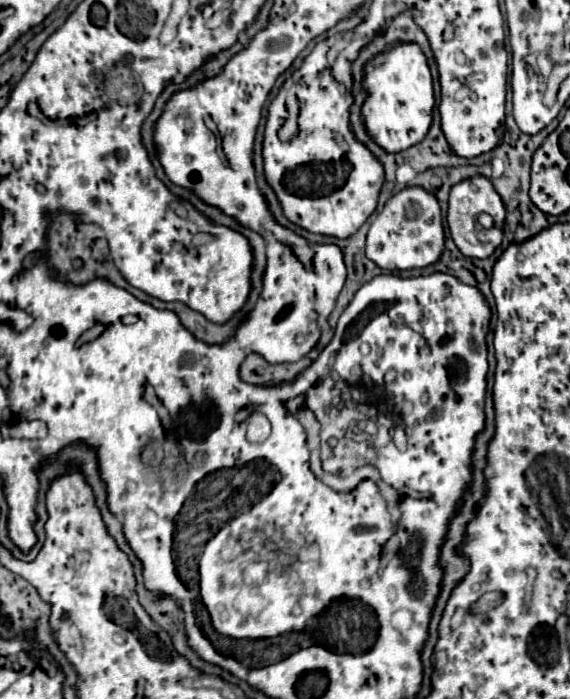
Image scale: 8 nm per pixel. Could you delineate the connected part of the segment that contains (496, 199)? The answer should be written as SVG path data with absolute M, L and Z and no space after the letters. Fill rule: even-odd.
M477 175L477 177L471 177L471 179L463 179L459 183L455 183L455 187L451 187L451 193L449 193L449 213L447 213L447 223L449 223L449 229L451 229L451 237L455 241L455 245L459 247L459 251L465 255L465 257L477 257L477 259L485 259L489 257L499 245L501 245L501 239L503 239L503 221L505 221L505 207L501 203L501 197L499 193L493 189L493 183L489 177L483 177L483 175ZM479 213L489 213L493 219L495 219L495 227L487 233L495 233L497 239L485 239L481 237L483 233L483 227L479 225L477 217Z

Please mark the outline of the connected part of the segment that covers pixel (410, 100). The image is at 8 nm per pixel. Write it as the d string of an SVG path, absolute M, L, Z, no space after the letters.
M395 43L391 45L387 51L375 55L371 61L365 63L363 67L363 89L367 91L367 99L361 105L361 115L365 121L365 129L367 135L387 153L399 153L405 151L417 143L421 143L431 127L433 121L433 105L435 105L435 93L433 93L433 77L431 77L431 69L427 65L427 57L421 51L421 47L417 43Z

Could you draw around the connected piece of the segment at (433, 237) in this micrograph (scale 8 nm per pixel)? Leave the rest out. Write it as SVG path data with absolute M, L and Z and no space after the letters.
M405 187L403 191L395 193L371 223L365 245L367 257L385 271L423 269L427 265L433 265L443 253L443 249L445 233L441 221L441 207L435 195L423 191L423 187Z

